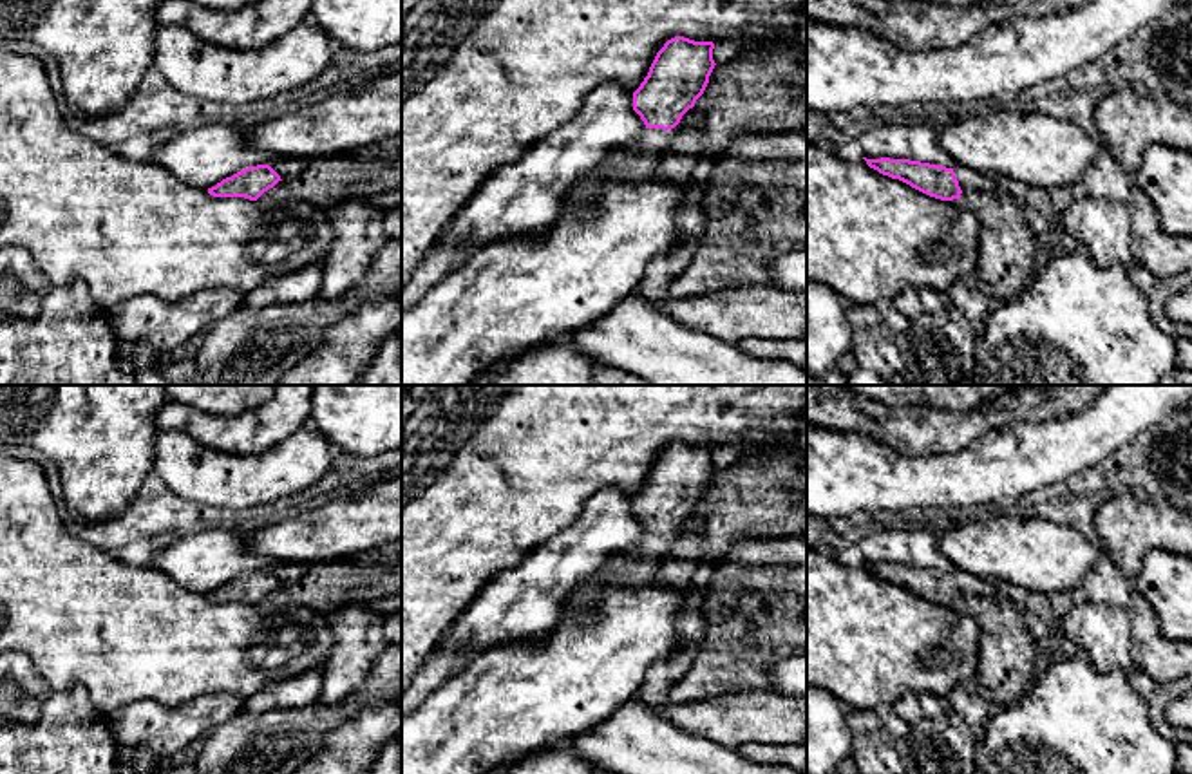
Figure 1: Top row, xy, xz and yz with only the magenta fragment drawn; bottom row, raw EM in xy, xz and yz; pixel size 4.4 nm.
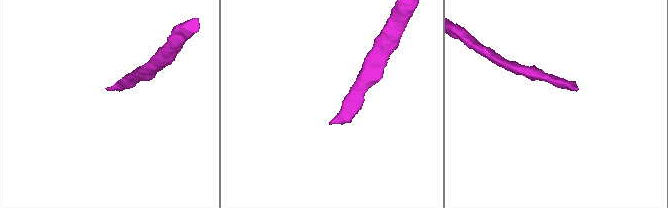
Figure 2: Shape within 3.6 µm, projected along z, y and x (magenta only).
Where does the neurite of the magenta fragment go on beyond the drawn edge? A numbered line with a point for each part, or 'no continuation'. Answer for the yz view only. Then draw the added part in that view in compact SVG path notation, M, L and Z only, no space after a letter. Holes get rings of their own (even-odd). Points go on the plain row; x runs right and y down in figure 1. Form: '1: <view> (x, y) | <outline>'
1: yz (968, 585) | M955 570L955 582L962 597L980 595L980 597L1004 597L998 590L997 579L977 577L973 573Z

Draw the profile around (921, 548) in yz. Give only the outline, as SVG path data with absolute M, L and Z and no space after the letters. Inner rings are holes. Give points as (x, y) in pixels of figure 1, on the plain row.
M874 528L854 537L859 555L866 564L910 564L930 570L955 573L955 566L939 548L939 532L921 530L886 530Z

